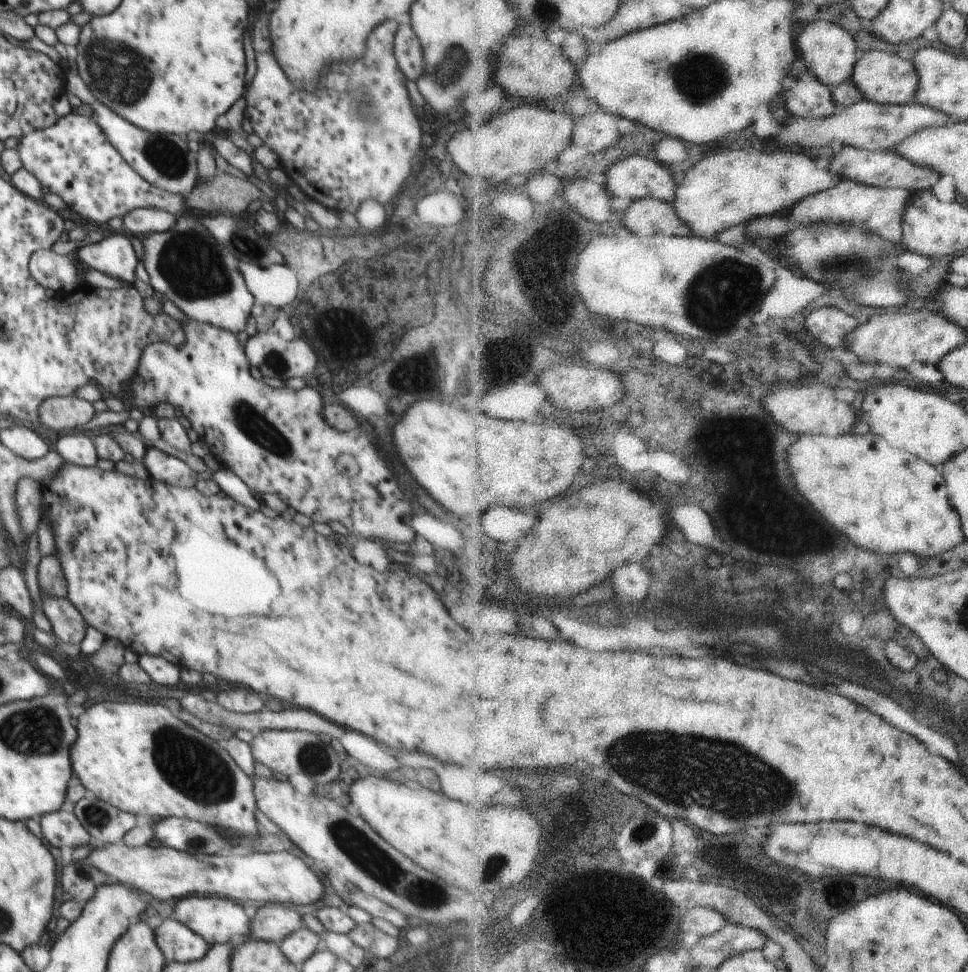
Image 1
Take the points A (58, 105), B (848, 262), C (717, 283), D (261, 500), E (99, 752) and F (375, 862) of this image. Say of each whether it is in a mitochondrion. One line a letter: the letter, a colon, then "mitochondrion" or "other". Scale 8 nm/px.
A: other
B: mitochondrion
C: mitochondrion
D: other
E: other
F: mitochondrion

